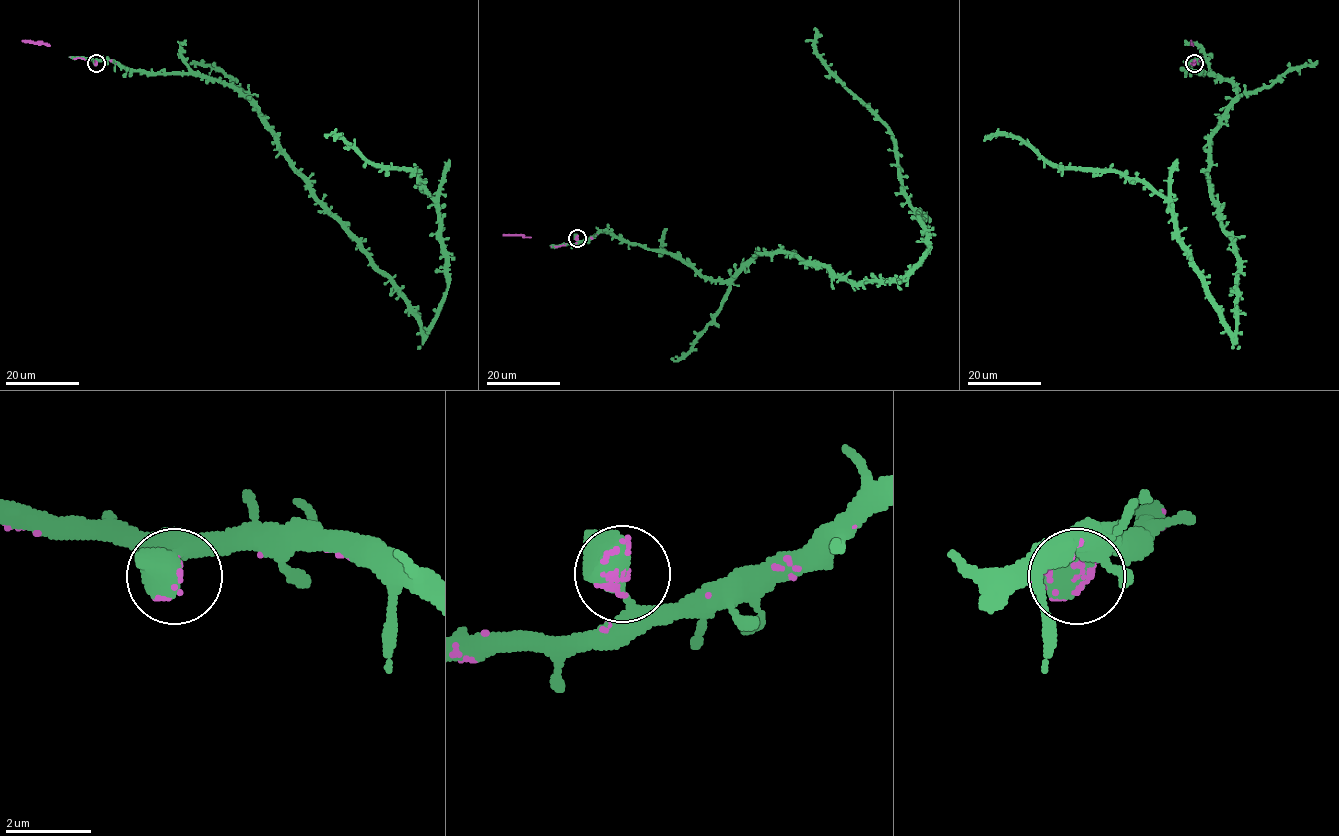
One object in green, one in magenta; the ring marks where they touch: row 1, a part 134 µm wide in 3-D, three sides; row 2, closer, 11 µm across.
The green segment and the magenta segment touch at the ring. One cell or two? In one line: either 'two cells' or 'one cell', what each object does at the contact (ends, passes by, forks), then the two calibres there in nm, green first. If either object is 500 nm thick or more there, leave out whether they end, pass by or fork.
one cell; calibres 500 and 140 nm

